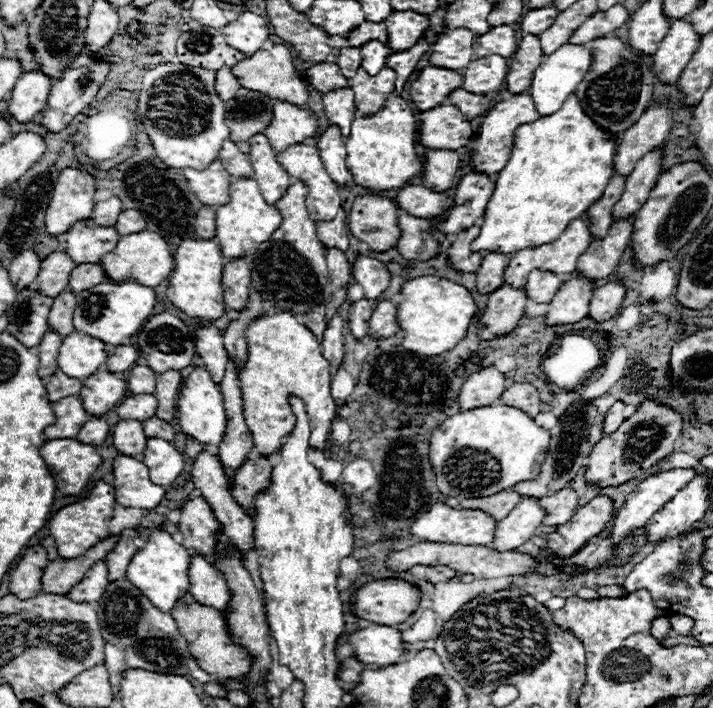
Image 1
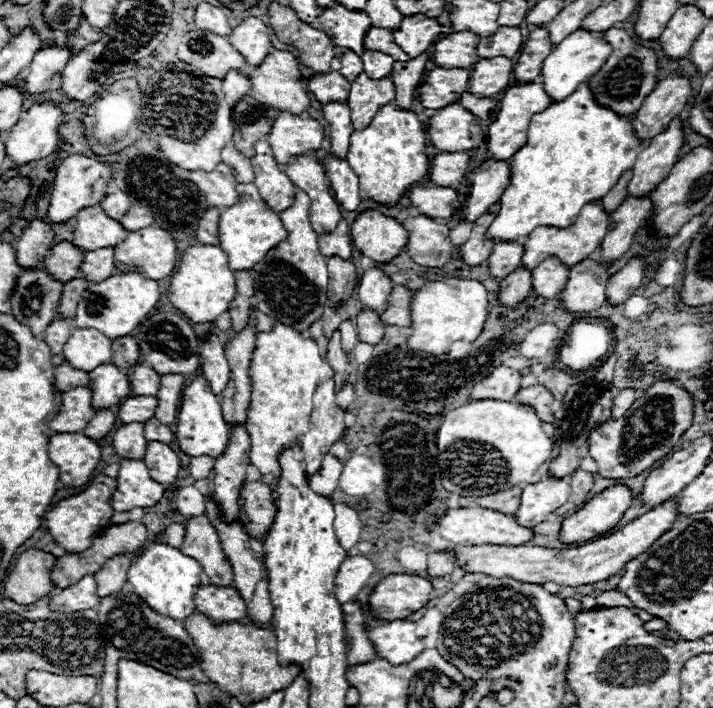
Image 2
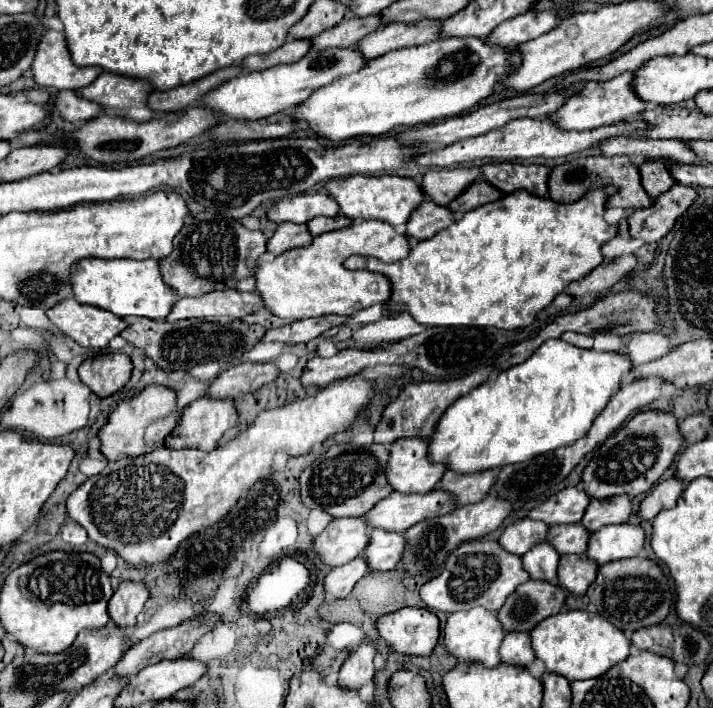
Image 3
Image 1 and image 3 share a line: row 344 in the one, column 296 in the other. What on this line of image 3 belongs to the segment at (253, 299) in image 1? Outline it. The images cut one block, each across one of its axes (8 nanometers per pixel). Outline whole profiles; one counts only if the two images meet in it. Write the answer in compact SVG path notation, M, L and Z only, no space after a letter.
M284 222L276 228L274 236L268 240L266 248L268 252L272 252L274 256L298 248L298 246L308 246L312 242L310 232L306 230L306 224L292 224L292 222Z

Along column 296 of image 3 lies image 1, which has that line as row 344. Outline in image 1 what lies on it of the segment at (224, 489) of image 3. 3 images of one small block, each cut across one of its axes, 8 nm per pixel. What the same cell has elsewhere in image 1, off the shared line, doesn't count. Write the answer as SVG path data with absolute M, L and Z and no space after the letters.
M420 276L404 282L396 306L396 320L404 330L402 348L422 356L440 356L442 352L452 350L466 336L476 312L474 298L464 286L438 276Z

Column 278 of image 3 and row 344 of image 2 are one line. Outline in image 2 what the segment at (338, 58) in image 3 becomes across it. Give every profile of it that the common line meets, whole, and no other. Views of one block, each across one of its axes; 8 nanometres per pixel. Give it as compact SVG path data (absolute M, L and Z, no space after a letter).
M74 328L62 354L72 368L92 372L112 358L112 340L94 328Z

